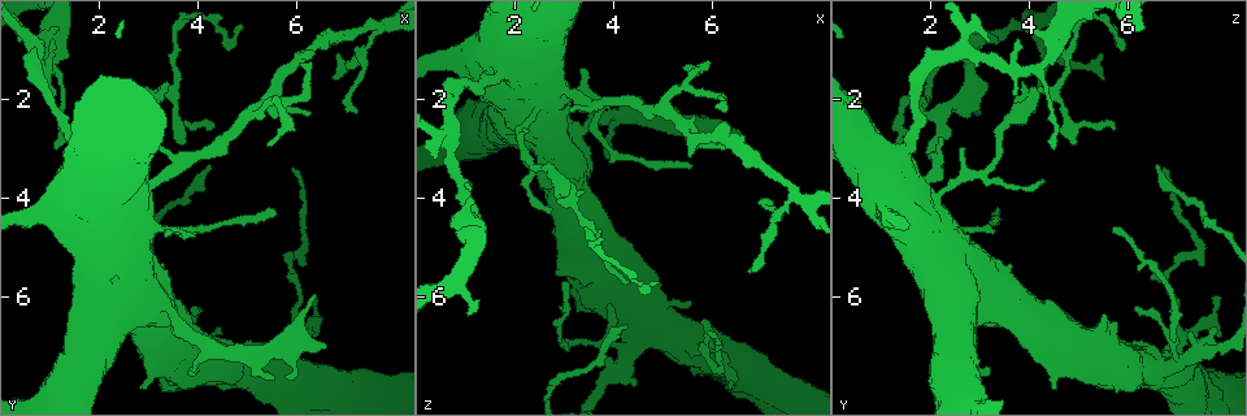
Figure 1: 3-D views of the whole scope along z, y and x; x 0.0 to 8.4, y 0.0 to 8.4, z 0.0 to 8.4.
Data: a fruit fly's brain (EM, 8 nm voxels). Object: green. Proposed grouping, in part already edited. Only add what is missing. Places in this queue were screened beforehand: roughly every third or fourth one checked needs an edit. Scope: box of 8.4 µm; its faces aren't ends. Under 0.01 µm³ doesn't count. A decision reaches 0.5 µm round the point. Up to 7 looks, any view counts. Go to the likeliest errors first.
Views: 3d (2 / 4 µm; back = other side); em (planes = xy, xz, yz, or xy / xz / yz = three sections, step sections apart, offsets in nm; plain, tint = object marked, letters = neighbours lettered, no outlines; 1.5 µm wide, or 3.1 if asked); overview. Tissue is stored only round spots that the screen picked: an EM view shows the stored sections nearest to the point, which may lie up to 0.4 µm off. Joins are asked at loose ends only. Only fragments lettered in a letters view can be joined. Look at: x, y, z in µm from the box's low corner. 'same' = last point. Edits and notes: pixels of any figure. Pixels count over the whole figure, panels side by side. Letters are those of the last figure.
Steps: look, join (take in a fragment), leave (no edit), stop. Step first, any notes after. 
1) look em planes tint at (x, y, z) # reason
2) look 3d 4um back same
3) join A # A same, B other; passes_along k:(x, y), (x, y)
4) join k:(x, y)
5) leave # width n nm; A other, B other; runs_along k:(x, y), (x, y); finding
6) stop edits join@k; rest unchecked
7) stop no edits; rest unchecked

look em xz step 8 letters at (6.35, 1.30, 2.20) # branch stops here

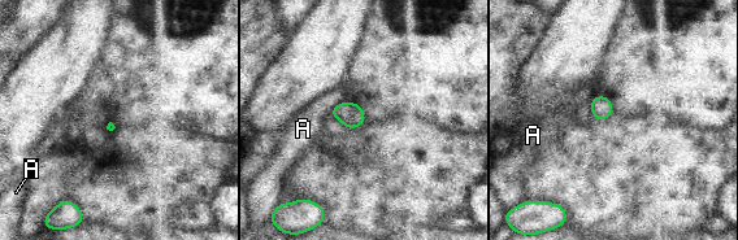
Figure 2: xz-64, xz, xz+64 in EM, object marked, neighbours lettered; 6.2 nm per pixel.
look em planes letters same

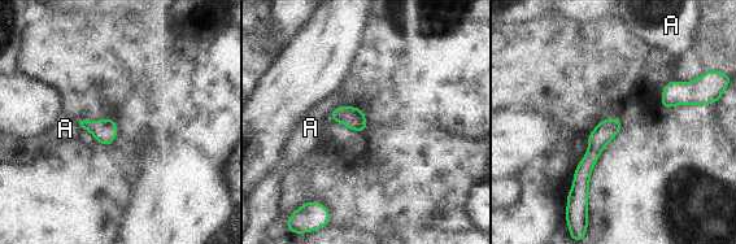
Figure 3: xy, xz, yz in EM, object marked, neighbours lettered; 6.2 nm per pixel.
leave # A other; border 3:(336, 105), (327, 118); none of them fits

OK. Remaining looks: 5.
look 3d 4um at (5.95, 3.35, 6.75) # end of a long branch

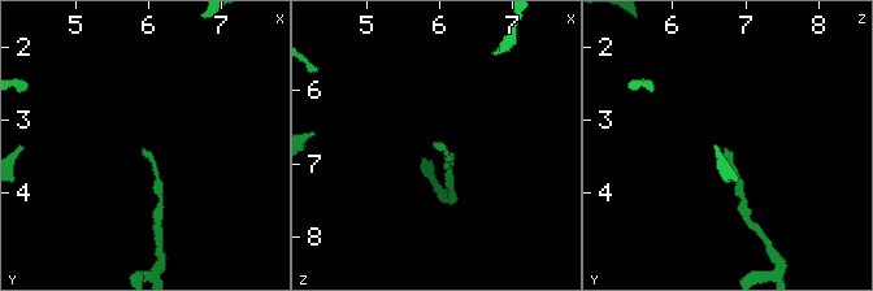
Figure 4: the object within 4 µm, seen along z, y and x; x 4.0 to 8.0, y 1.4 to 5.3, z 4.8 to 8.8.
look em xy step 4 tint at (5.95, 3.40, 6.75) # need the tissue

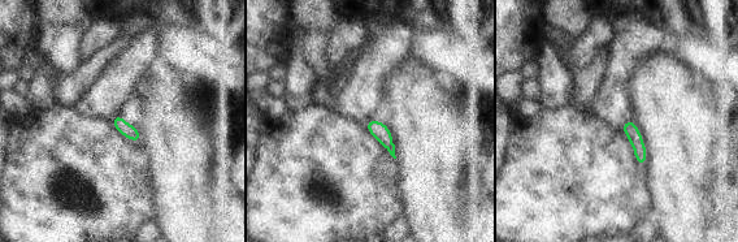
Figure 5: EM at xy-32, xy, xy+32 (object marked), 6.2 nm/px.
look em planes letters same

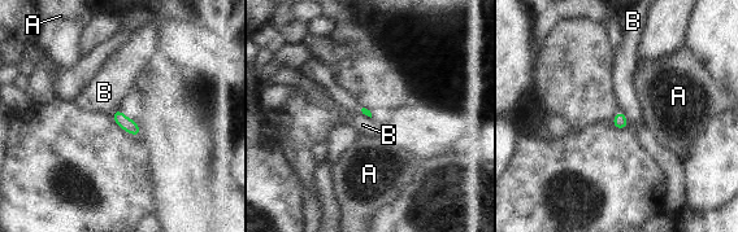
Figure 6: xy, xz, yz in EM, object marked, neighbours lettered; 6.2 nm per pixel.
leave # A other, B other; no lettered fragment goes on from it

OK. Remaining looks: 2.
look em planes letters at (6.35, 6.00, 7.85) # an open end

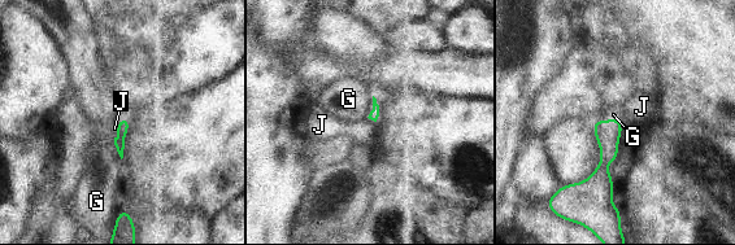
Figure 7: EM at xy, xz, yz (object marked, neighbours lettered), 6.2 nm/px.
leave # G other, J other; runs_along 7:(614, 121), (603, 165), (605, 197); none of them fits

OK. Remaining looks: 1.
stop no edits; rest unchecked

